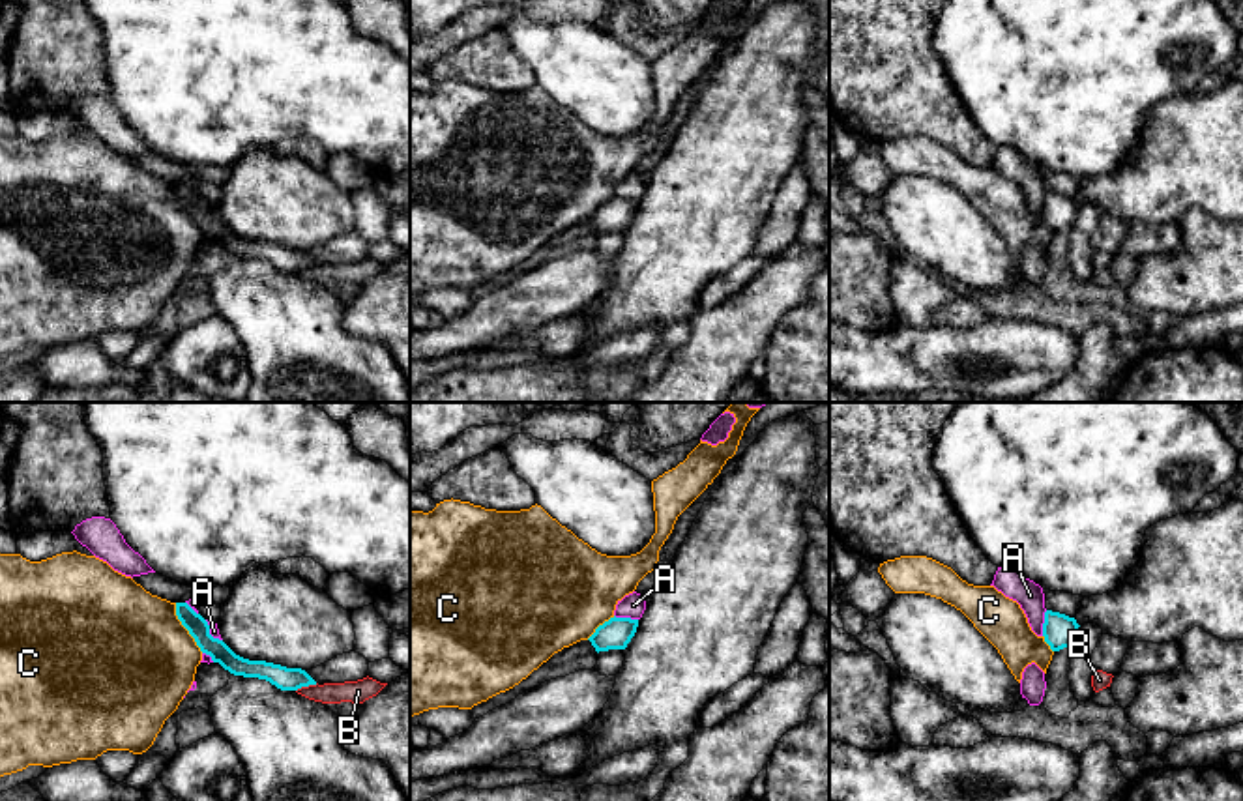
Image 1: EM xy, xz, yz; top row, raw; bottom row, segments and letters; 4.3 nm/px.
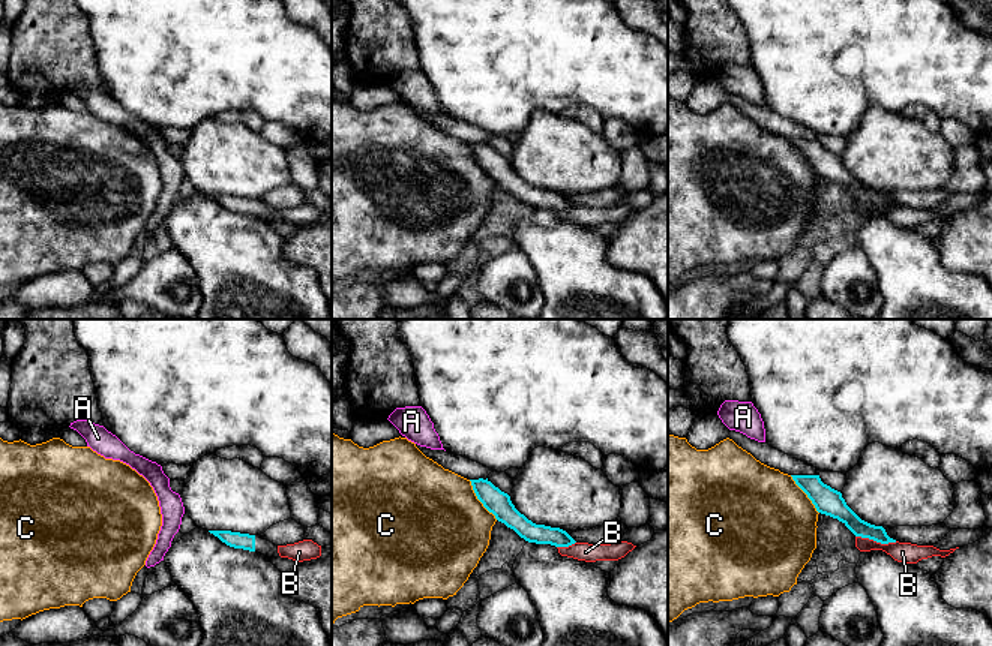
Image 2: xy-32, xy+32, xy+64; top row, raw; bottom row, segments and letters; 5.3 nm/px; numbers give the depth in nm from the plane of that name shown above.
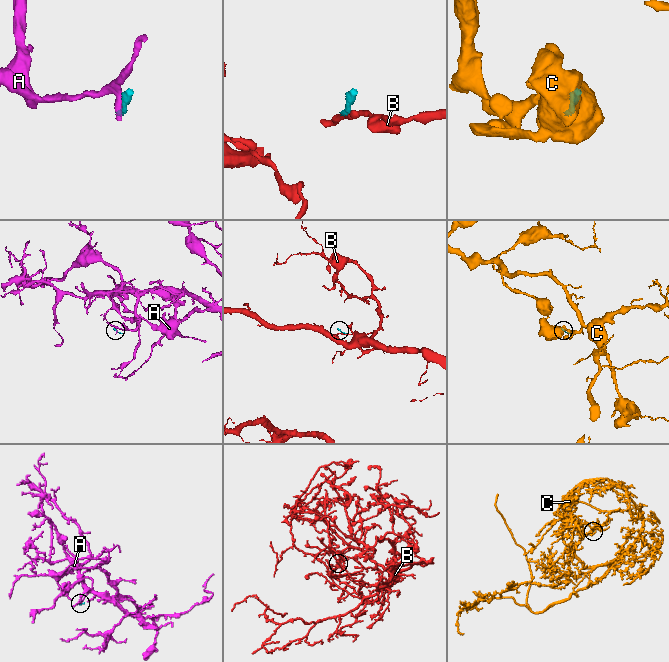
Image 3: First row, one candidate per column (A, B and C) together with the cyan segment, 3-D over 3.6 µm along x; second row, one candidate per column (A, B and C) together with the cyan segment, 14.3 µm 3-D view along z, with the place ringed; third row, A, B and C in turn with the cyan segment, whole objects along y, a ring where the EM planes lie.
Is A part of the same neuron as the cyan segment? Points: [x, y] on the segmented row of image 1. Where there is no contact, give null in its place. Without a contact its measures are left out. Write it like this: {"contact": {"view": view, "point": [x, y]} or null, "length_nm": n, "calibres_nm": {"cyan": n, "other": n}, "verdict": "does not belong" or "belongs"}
{"contact": {"view": "yz", "point": [1043, 624]}, "length_nm": 110, "calibres_nm": {"cyan": 140, "other": 120}, "verdict": "does not belong"}

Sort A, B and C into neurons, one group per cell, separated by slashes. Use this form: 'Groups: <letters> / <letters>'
Groups: A / B / C

